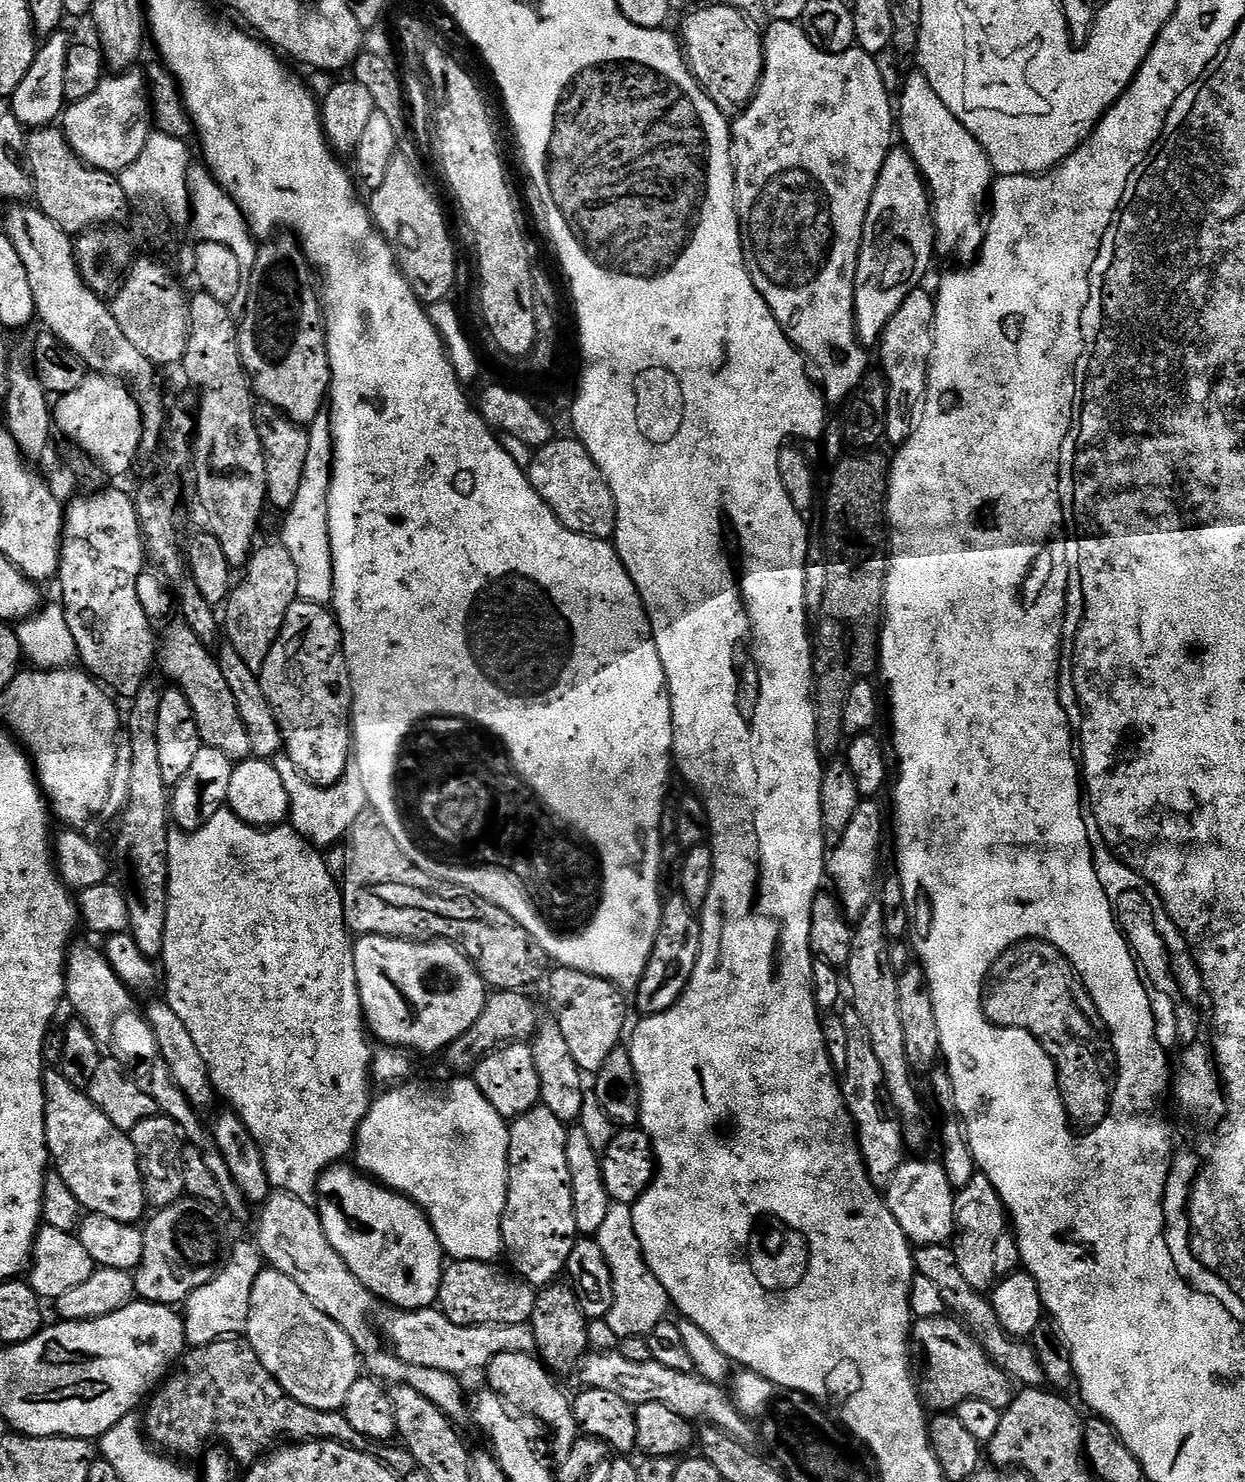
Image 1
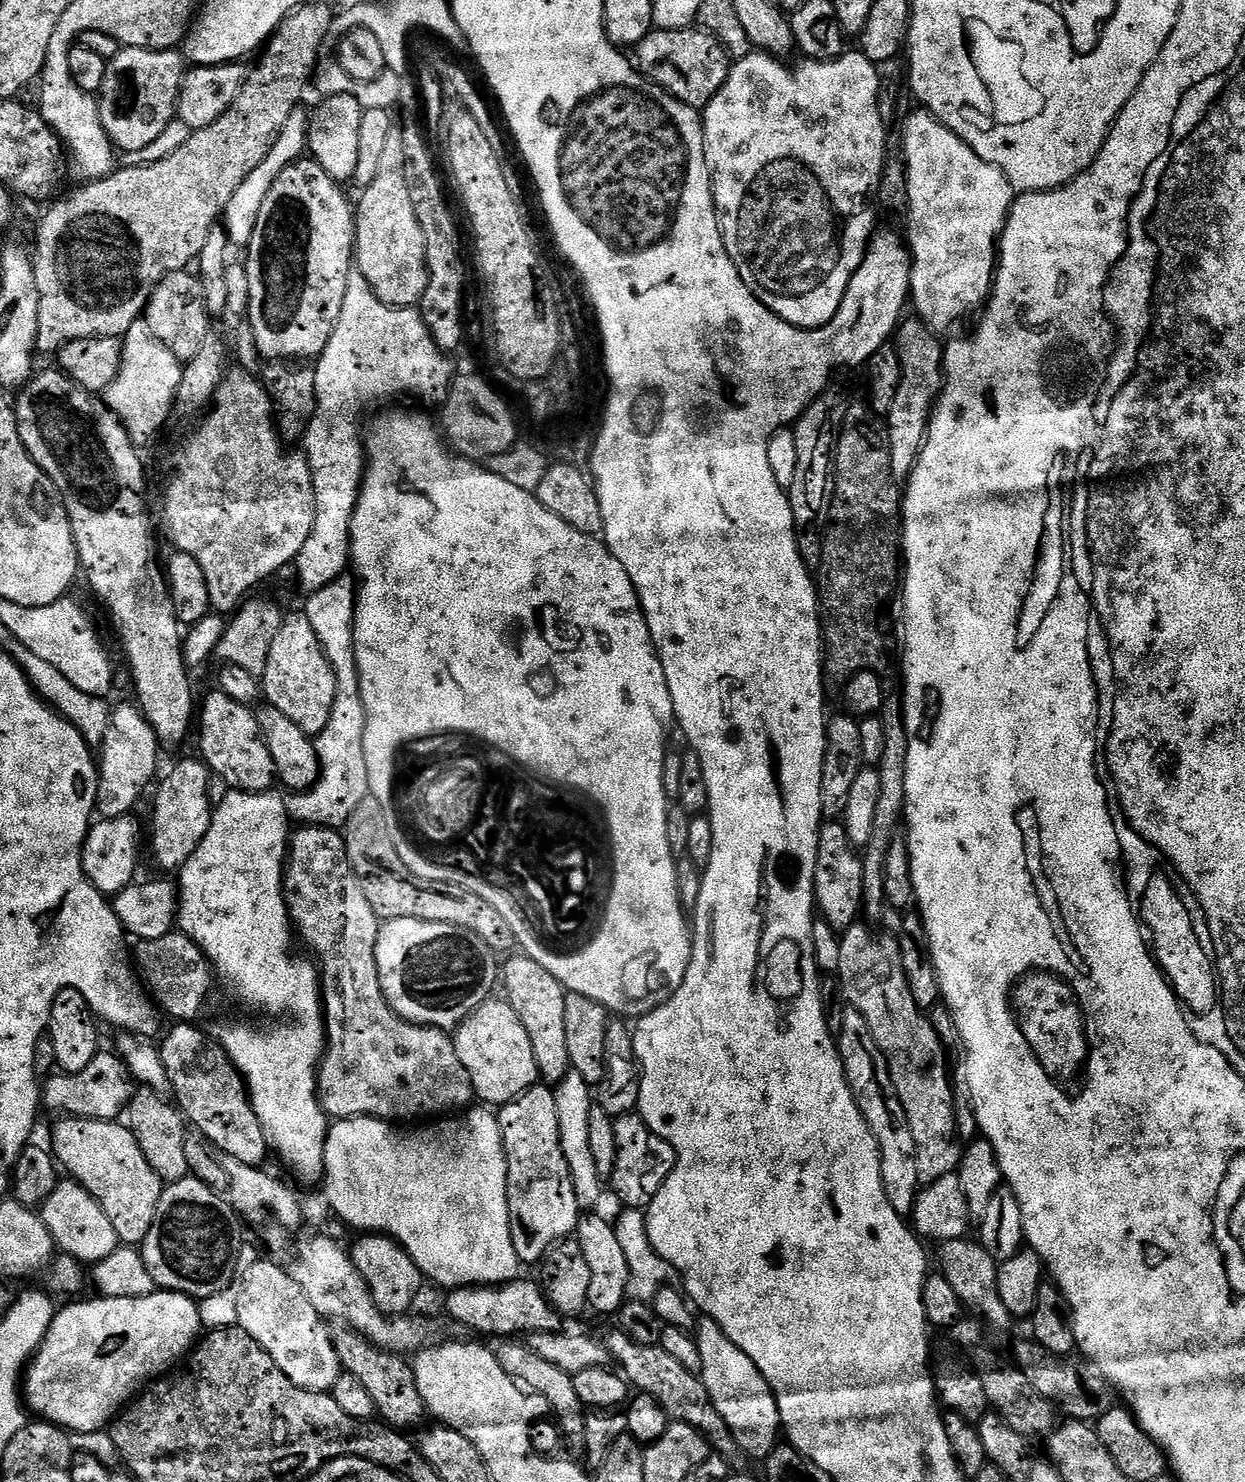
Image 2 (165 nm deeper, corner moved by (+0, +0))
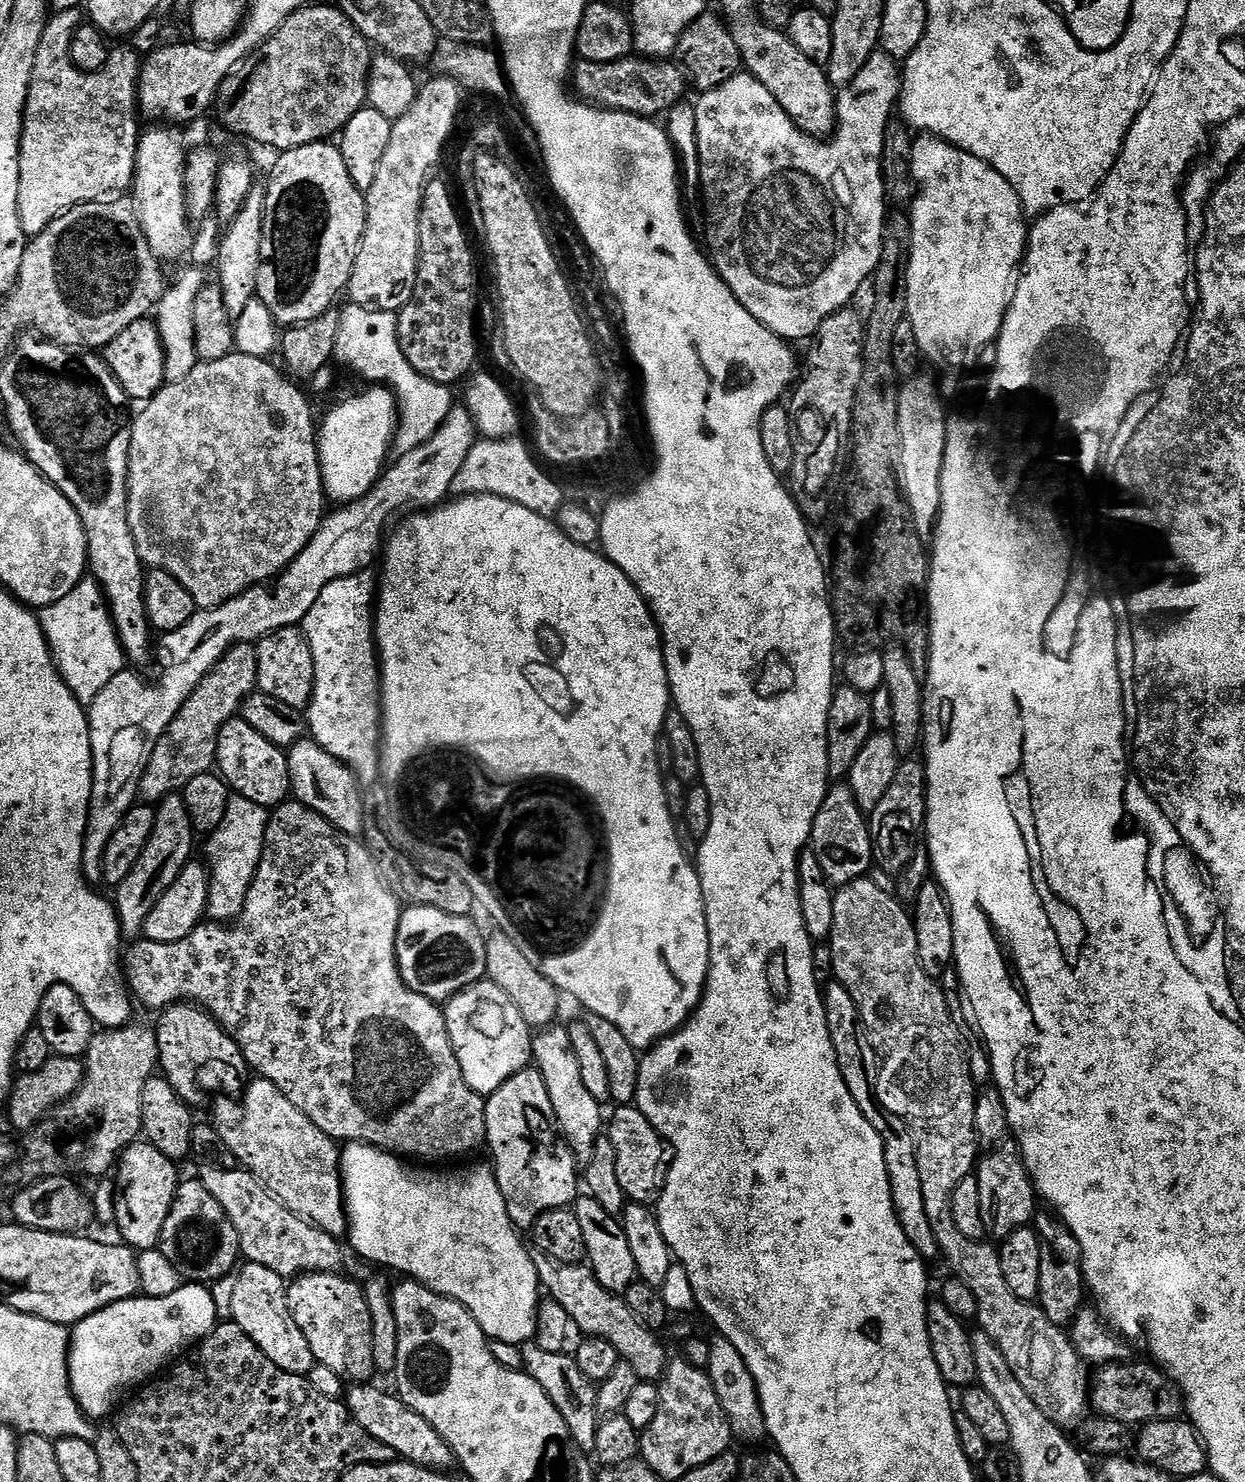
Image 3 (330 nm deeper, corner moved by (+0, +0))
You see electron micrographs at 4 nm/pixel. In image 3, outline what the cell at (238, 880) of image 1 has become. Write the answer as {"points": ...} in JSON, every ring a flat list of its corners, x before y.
{"points":[[233,795,226,806,225,817,211,833,208,844,207,867,210,869,208,881,207,919,212,922,231,922,242,910,246,894,264,853,264,831,268,828,269,809,258,806,246,798]]}

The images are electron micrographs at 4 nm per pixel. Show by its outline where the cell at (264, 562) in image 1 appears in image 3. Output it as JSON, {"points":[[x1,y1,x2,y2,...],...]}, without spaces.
{"points":[[235,644,202,678,200,685,178,710,162,738,154,746,150,762,140,779,139,799,149,806,159,805,168,796,183,793,192,778,213,771,216,739,226,722,237,719,240,706,251,692,257,691,258,662,252,644]]}

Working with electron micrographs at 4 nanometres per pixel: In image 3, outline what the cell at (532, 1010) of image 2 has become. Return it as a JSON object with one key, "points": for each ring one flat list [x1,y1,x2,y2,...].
{"points":[[501,930,501,932,494,933,493,936,489,935,484,945,486,946,487,979,494,981,504,991,506,998,510,998,514,1006,518,1006,529,1028,539,1030,555,1025,556,1015,560,1012,562,993,554,986,554,982,550,982,550,978,546,978,546,974,542,974,542,970,538,970,534,962,529,962,522,955,522,950,514,946,514,942,510,942,507,931]]}

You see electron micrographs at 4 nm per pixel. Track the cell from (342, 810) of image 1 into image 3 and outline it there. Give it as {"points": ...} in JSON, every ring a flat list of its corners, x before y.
{"points":[[368,569,356,575,348,575,346,578,335,579,327,584,325,590,315,599,314,605,306,614,302,625,302,631,307,638,311,650,311,657,314,658,314,686,312,687,312,698,306,709,306,728,311,739,317,740,326,750,326,754,334,754,334,758,341,760,347,768,356,776,357,782,362,786,368,786,381,779,382,769,380,767,380,753,382,751,382,694,380,691,380,673,378,648,375,643,375,621,374,621,374,601,376,598,376,587,378,584,375,573]]}

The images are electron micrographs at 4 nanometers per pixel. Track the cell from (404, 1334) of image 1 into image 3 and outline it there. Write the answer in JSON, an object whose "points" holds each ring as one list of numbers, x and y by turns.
{"points":[[204,1168,198,1173,198,1179,214,1198,218,1198,218,1206,226,1210,234,1230,238,1230,240,1250,245,1261,261,1264,270,1269,277,1277,295,1278,306,1272,340,1272,344,1264,344,1252,340,1249,341,1241,337,1237,318,1230,313,1224,307,1224,290,1210,279,1204,276,1198,266,1191,250,1173,243,1170,223,1172,220,1168]]}

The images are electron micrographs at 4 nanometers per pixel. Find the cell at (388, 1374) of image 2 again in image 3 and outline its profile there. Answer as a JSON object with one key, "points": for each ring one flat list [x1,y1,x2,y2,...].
{"points":[[306,1272,291,1281,286,1288,288,1309,312,1351,316,1364,334,1370,345,1382,368,1382,374,1376,374,1346,372,1345,372,1323,370,1310,366,1306,364,1289,359,1283,347,1280,340,1272]]}

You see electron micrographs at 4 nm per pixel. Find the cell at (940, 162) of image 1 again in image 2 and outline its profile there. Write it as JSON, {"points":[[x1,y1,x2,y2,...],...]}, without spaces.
{"points":[[919,110,920,112,912,112,903,121,904,124,904,149,902,155,904,157,904,166,908,169,908,211,907,219,912,219,912,225,906,231,906,240,910,245,912,254,912,290,910,293,911,303,916,304,915,315,923,320,929,328,937,333,944,334,947,328,952,328,959,322,963,316,968,316,976,307,979,309,981,305,987,301,992,294,992,281,996,274,996,266,998,263,998,241,1003,233,1004,225,1008,222,1008,214,1012,210,1012,202,1014,199,1014,189,1012,183,1006,178,1006,174,998,166,994,166,990,162,986,162,982,158,978,158,978,154,974,154,974,150,965,140,958,138,948,129,941,120,936,119,931,112,927,110]]}

